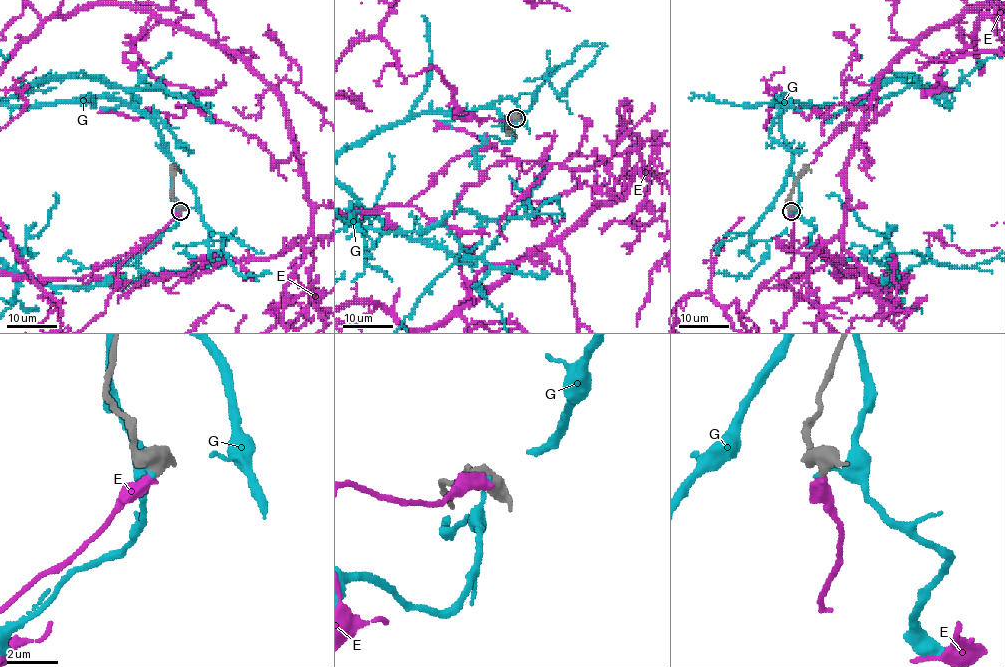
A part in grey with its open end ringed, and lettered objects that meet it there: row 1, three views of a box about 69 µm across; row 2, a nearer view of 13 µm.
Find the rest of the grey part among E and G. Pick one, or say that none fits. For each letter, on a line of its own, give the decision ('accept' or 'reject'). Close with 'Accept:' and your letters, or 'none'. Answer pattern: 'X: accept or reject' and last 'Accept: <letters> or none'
E: accept
G: reject
Accept: E

